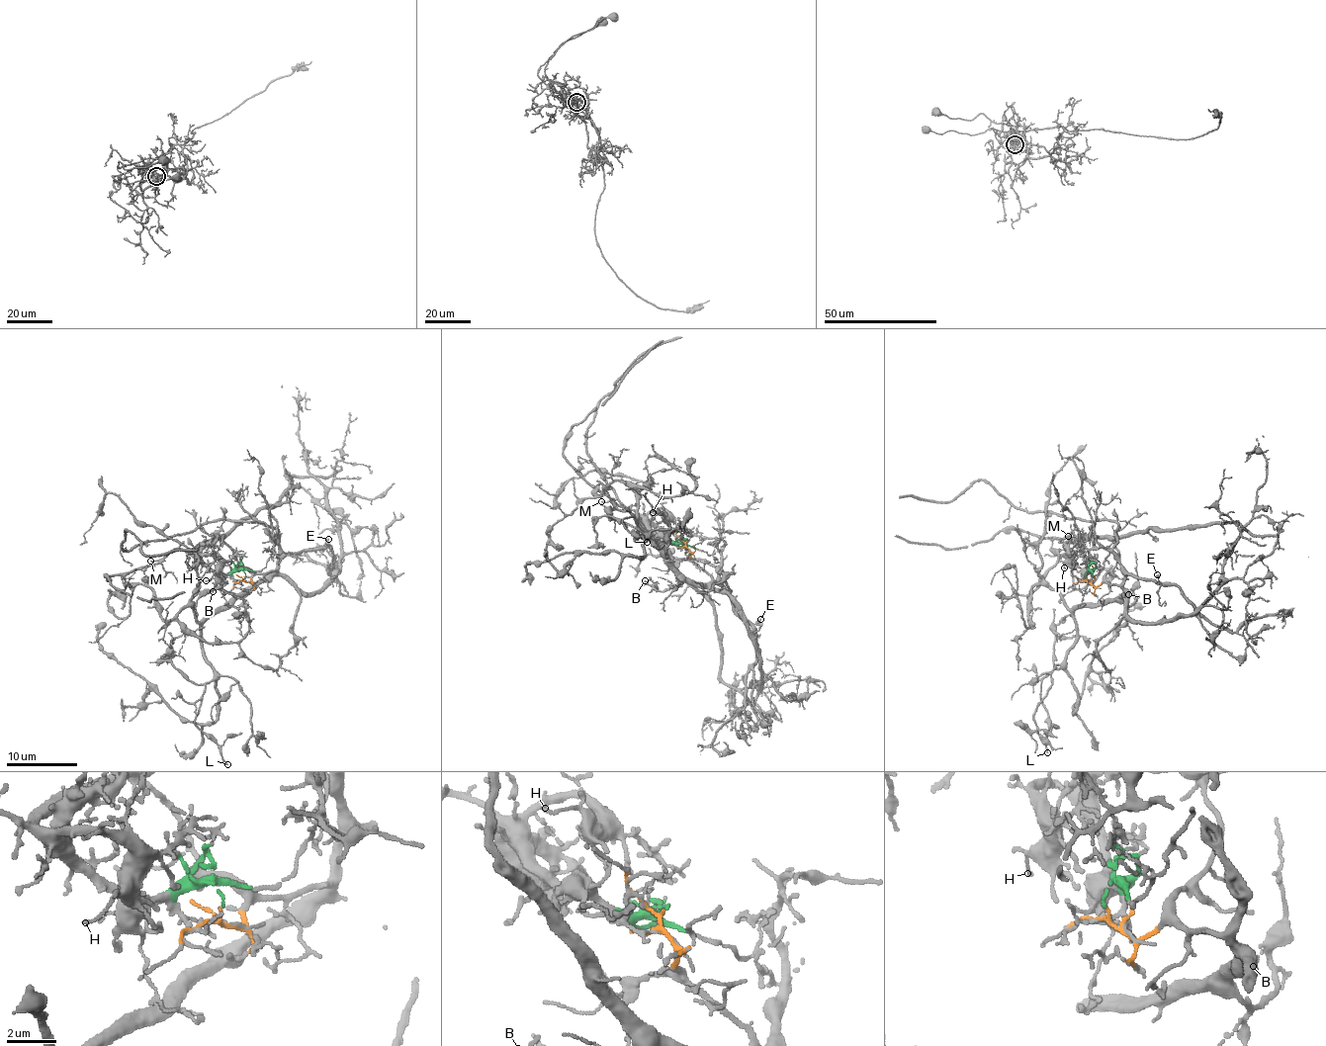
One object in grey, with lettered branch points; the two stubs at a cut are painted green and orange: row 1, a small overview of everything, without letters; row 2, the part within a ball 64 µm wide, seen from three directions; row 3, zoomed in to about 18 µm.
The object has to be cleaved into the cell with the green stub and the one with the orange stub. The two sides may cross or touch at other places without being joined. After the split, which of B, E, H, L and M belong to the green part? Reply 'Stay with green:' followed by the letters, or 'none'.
Stay with green: H, M

